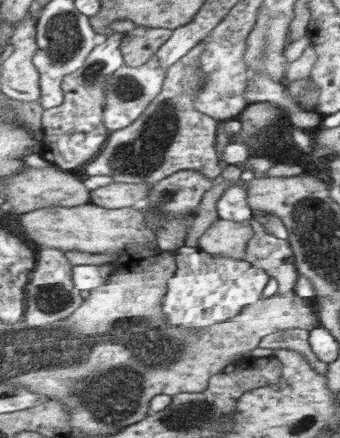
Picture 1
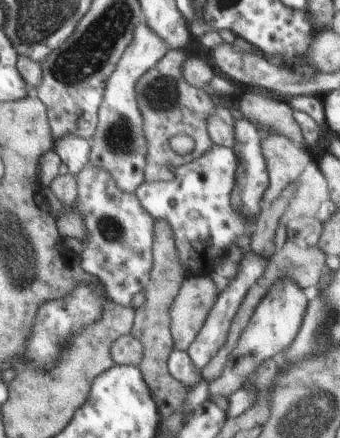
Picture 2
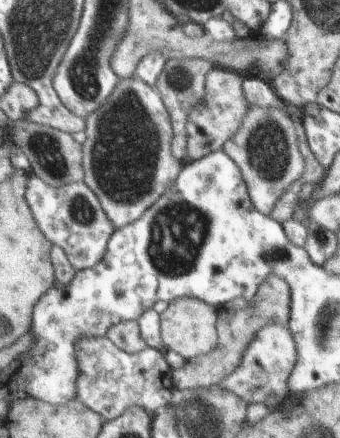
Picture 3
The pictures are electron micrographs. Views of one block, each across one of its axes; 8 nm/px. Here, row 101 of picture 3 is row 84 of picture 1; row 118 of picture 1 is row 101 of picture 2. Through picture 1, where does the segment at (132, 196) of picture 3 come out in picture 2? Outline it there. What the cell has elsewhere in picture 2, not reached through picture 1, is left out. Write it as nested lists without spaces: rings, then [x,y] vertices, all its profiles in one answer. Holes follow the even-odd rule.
[[[143,20],[135,30],[135,40],[123,54],[123,60],[119,62],[115,74],[111,76],[105,102],[99,114],[101,118],[99,128],[91,142],[93,144],[91,164],[107,168],[115,176],[119,186],[129,194],[135,194],[147,182],[147,162],[149,162],[149,140],[145,136],[145,118],[139,104],[137,84],[147,72],[151,72],[165,58],[167,52],[171,52],[169,42],[159,38],[155,30]]]

